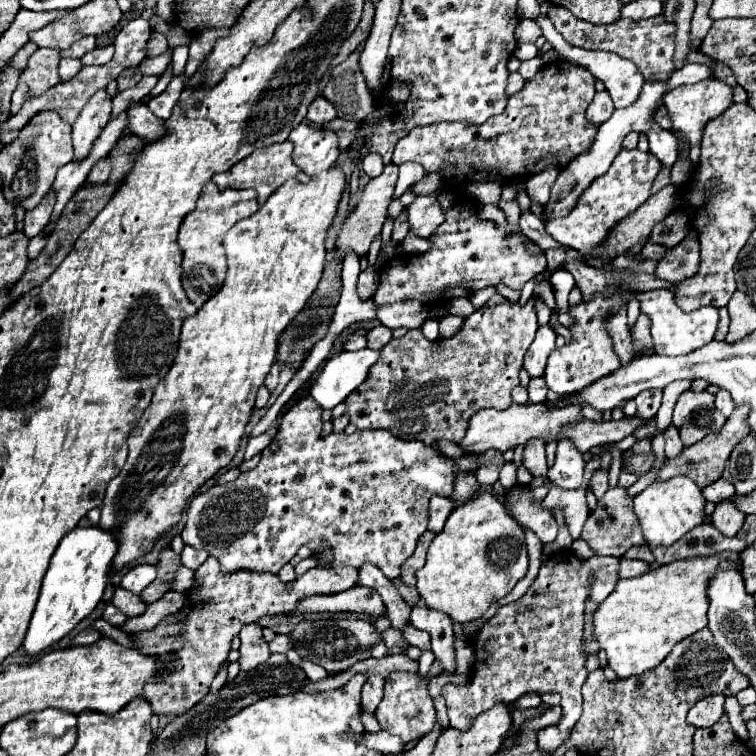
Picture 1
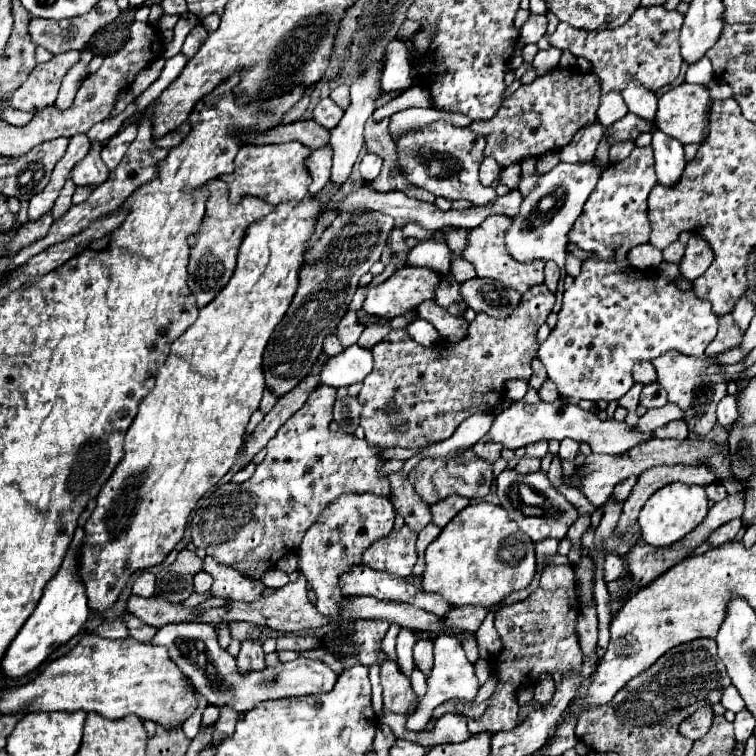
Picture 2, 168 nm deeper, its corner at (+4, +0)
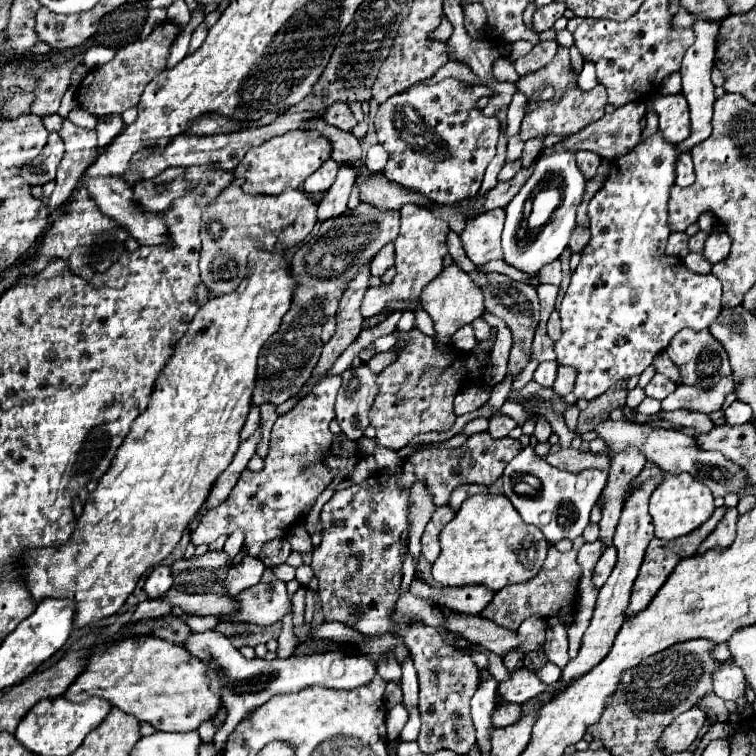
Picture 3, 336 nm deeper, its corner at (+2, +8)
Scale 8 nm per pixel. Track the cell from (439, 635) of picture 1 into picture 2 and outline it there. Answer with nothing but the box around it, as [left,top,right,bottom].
[406,636,478,732]

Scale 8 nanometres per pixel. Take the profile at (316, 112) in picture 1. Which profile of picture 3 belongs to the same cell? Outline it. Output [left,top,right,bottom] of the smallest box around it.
[324,102,356,130]

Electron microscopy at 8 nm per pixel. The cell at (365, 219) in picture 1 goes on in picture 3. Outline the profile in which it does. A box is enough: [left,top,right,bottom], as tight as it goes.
[252,202,400,406]

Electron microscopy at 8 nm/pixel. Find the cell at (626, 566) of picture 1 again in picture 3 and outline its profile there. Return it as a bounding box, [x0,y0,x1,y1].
[594,546,616,588]

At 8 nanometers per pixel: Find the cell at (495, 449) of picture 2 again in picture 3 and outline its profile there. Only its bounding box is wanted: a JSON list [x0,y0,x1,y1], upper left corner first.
[488,416,516,439]

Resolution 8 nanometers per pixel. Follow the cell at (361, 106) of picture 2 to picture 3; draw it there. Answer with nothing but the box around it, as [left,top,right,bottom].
[318,164,356,220]

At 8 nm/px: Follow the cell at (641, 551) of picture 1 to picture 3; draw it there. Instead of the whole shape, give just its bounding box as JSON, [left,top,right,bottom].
[626,506,726,616]

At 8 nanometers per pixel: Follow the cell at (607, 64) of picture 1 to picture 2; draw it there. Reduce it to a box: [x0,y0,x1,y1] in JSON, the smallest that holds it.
[622,80,658,122]

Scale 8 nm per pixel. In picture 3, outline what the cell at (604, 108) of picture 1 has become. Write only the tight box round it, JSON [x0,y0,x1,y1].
[576,150,600,180]

